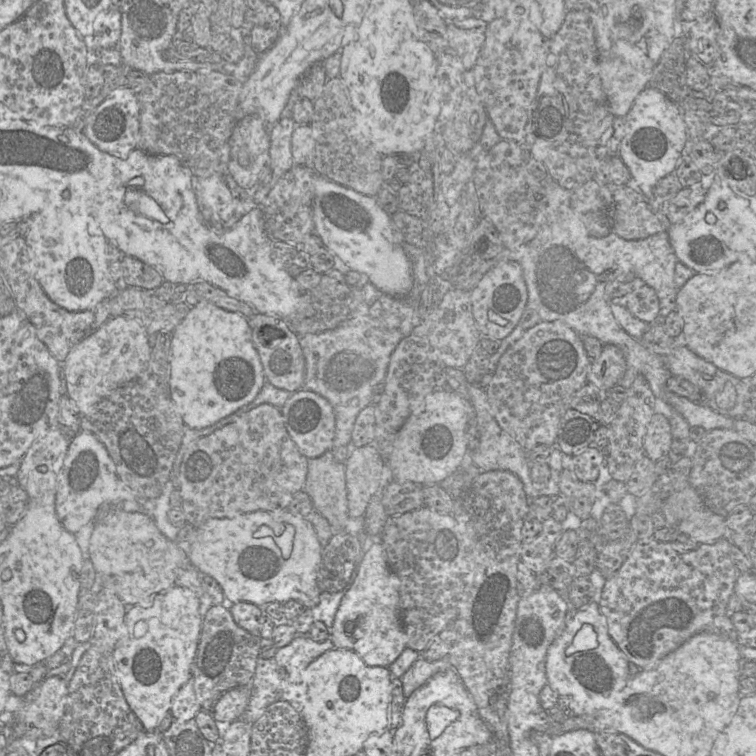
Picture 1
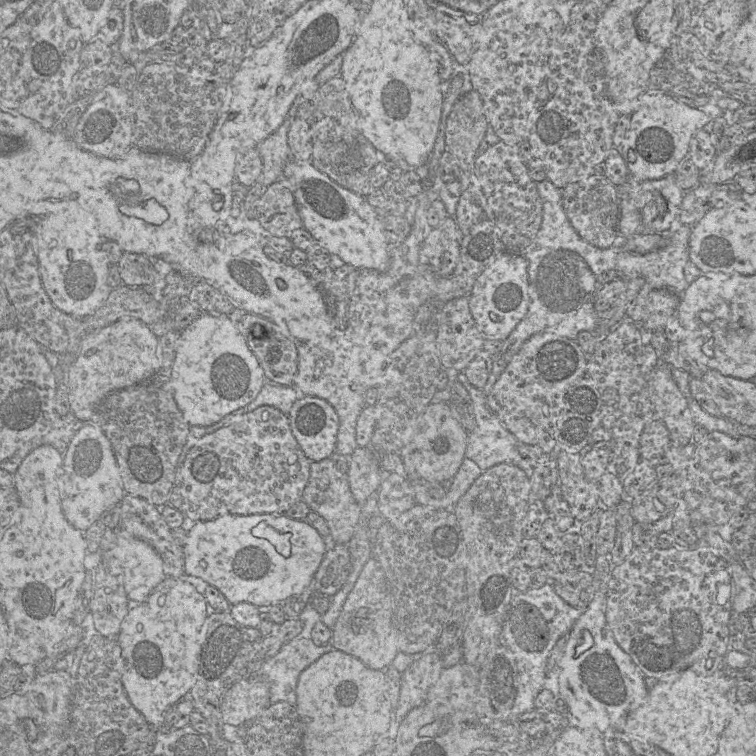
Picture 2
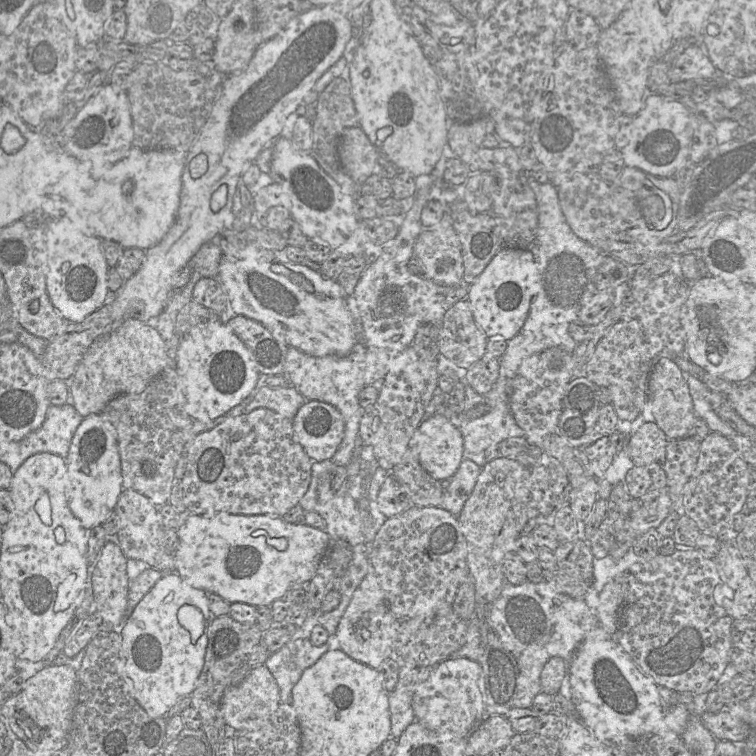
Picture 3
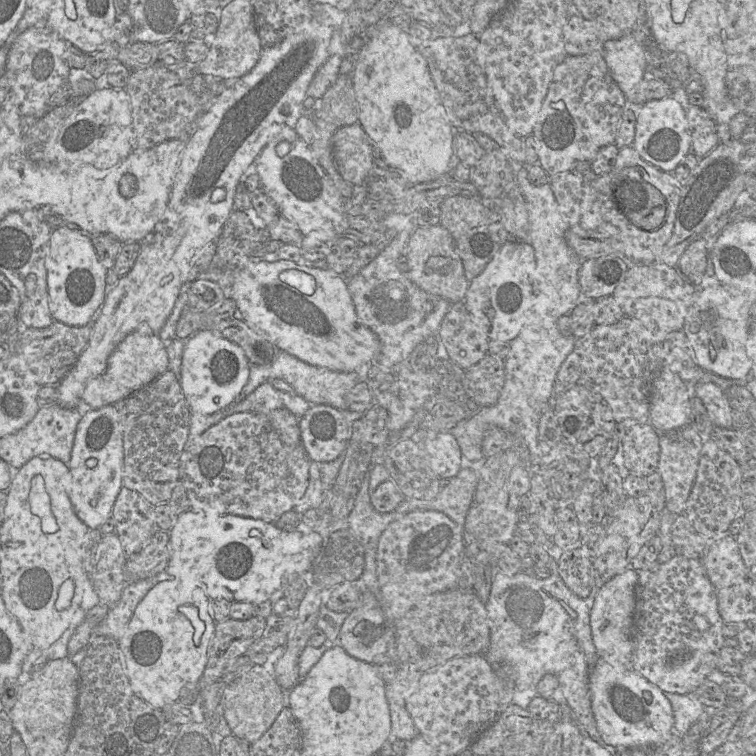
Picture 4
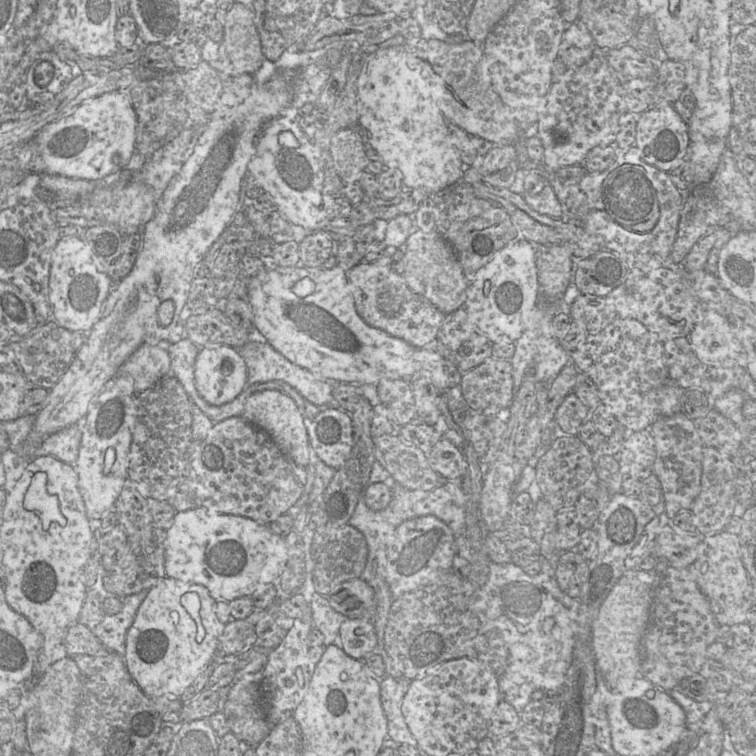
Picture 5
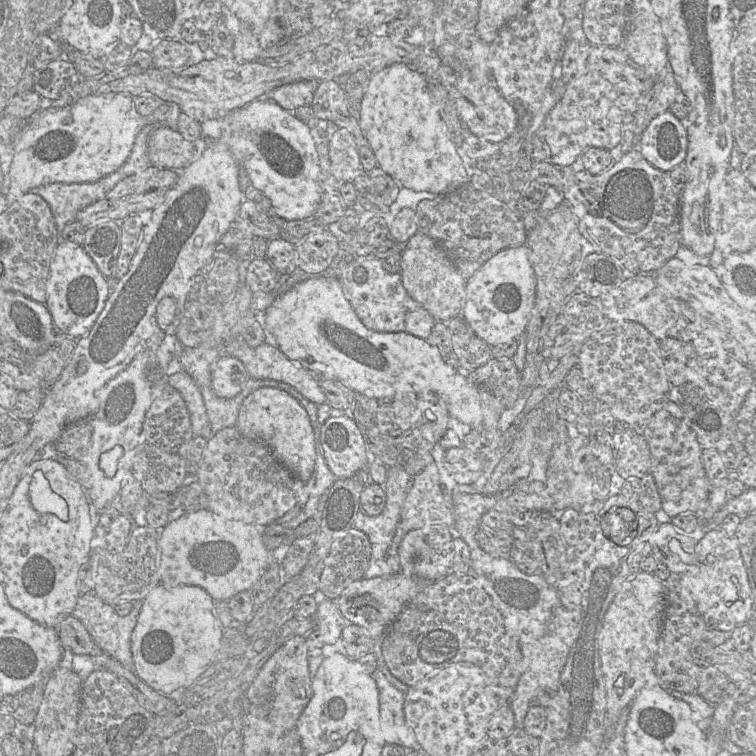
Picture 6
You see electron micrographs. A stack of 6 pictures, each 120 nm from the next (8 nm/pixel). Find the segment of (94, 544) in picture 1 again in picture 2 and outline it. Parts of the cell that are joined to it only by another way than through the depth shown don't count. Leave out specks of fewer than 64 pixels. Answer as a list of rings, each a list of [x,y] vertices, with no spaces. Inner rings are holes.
[[[120,534],[117,544],[103,553],[103,559],[118,559],[128,599],[142,602],[166,578],[163,562],[147,542]]]

